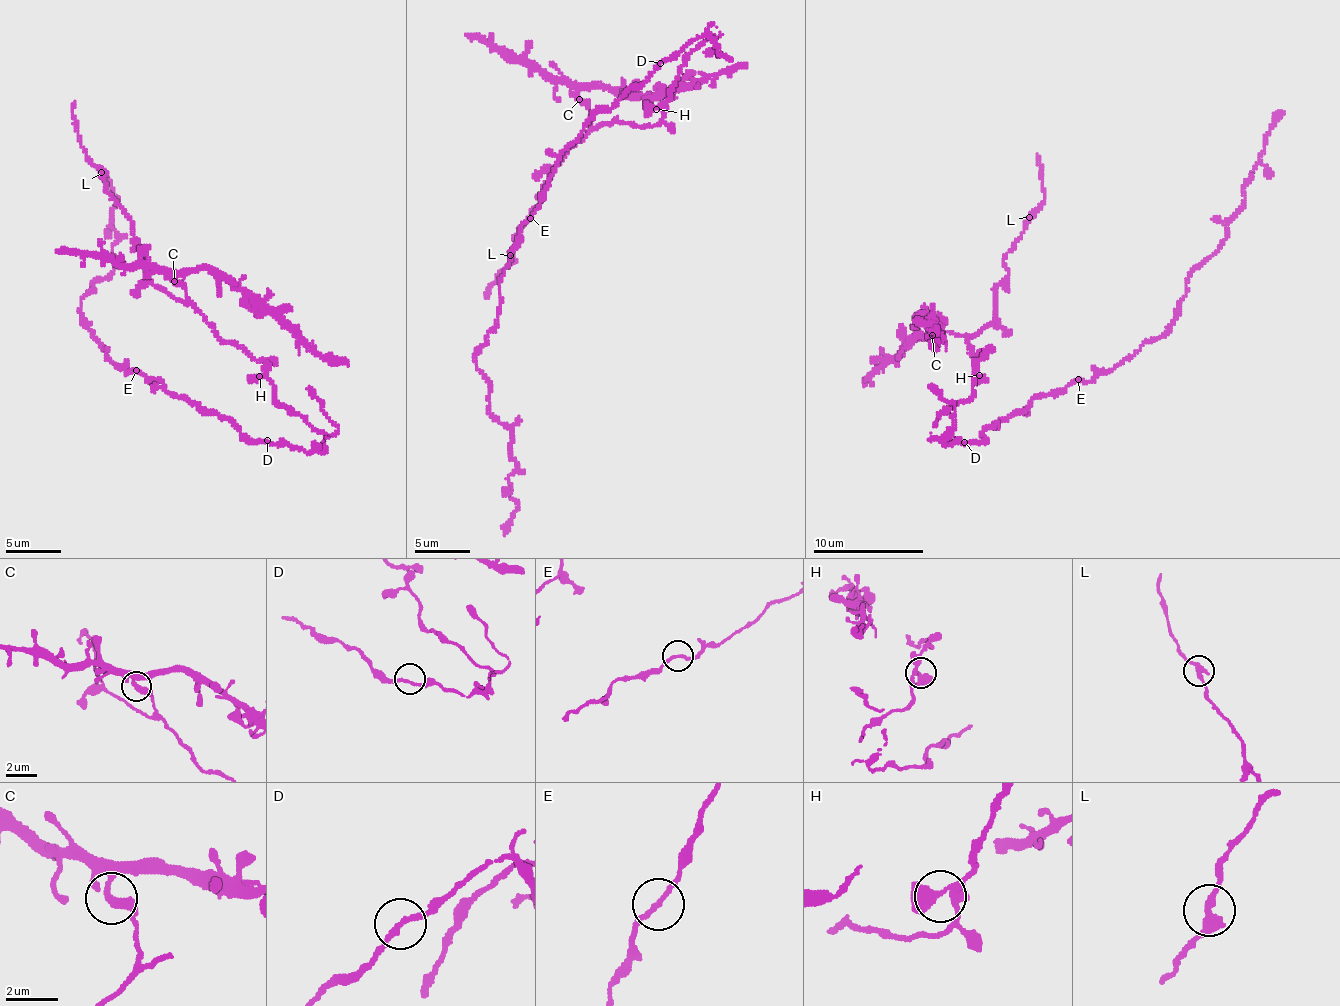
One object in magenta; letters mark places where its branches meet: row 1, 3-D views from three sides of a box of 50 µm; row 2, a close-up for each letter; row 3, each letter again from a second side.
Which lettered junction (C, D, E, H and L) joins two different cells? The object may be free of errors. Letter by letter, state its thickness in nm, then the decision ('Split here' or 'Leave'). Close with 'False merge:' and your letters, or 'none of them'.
C: Thickness 320 nm. Split here
D: Thickness 180 nm. Leave
E: Thickness 170 nm. Leave
H: Thickness 360 nm. Leave
L: Thickness 340 nm. Leave
False merge: C

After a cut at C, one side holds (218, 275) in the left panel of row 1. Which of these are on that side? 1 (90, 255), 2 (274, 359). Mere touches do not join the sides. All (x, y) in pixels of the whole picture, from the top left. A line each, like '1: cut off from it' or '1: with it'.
1: with it
2: cut off from it

